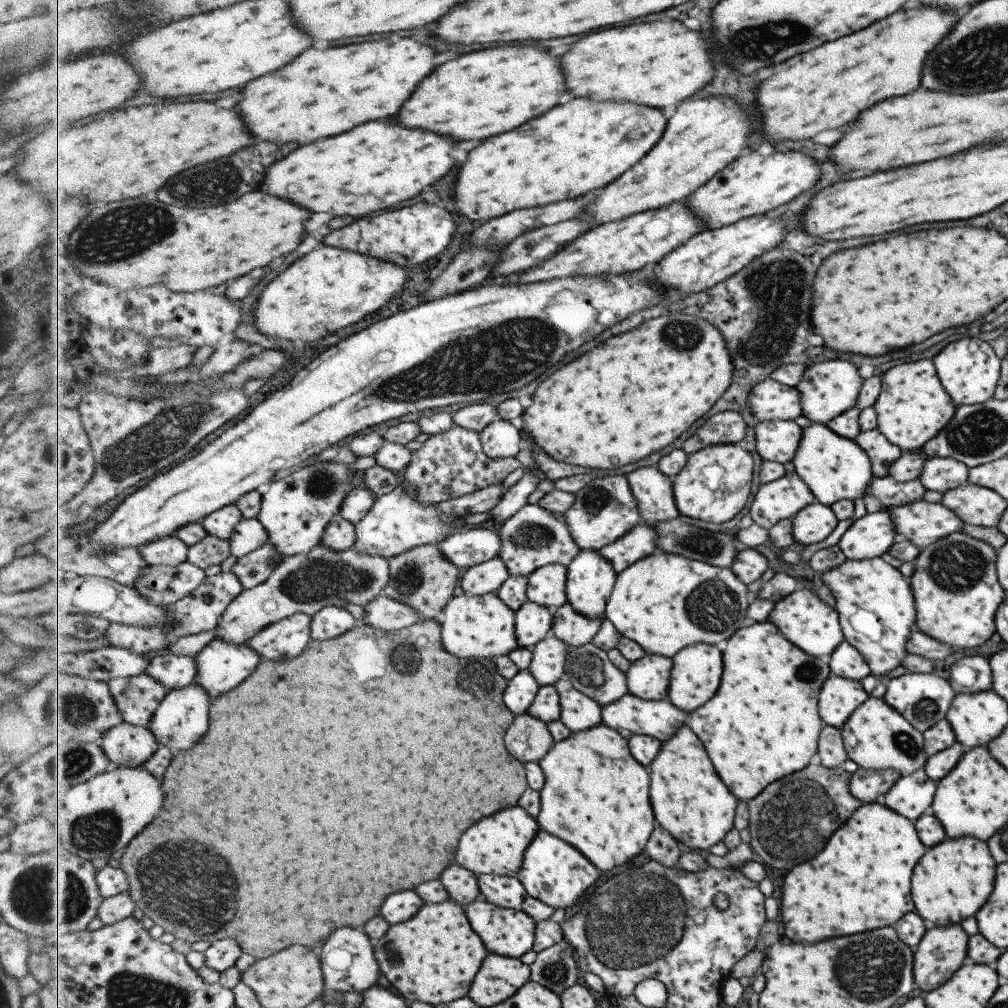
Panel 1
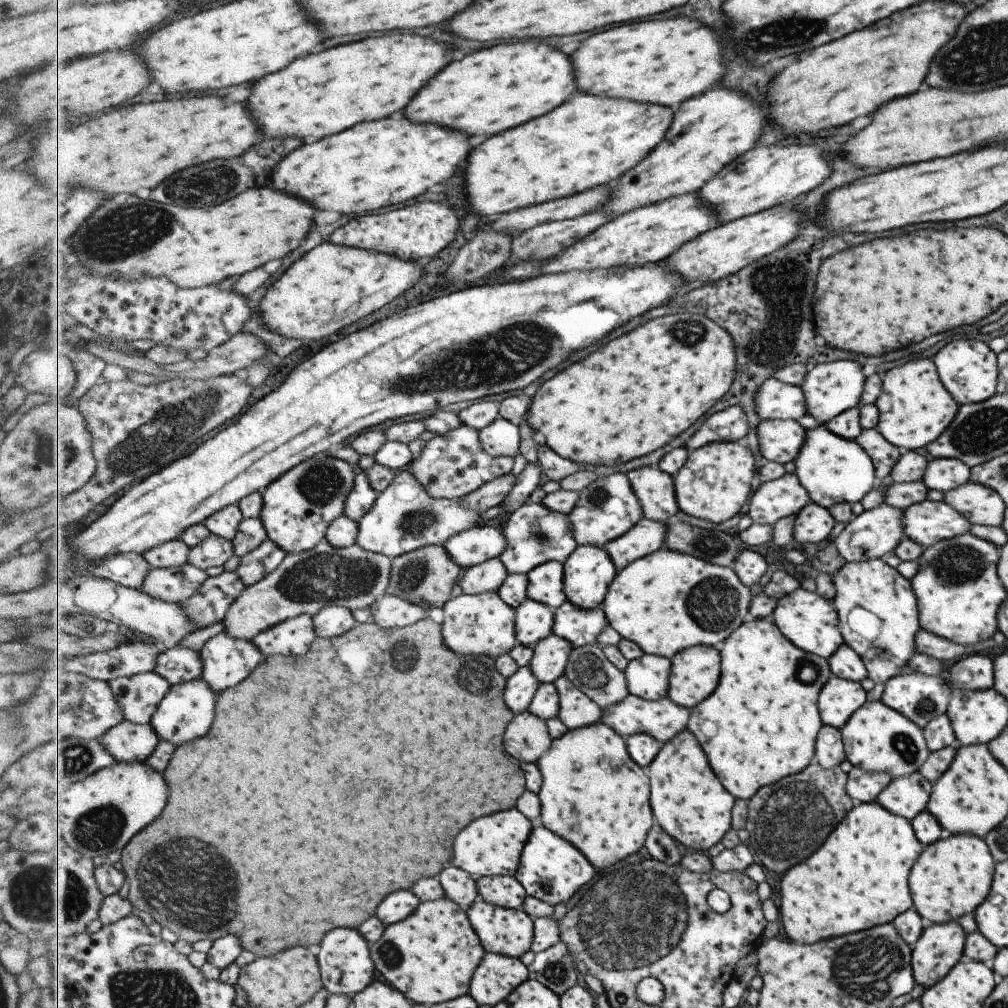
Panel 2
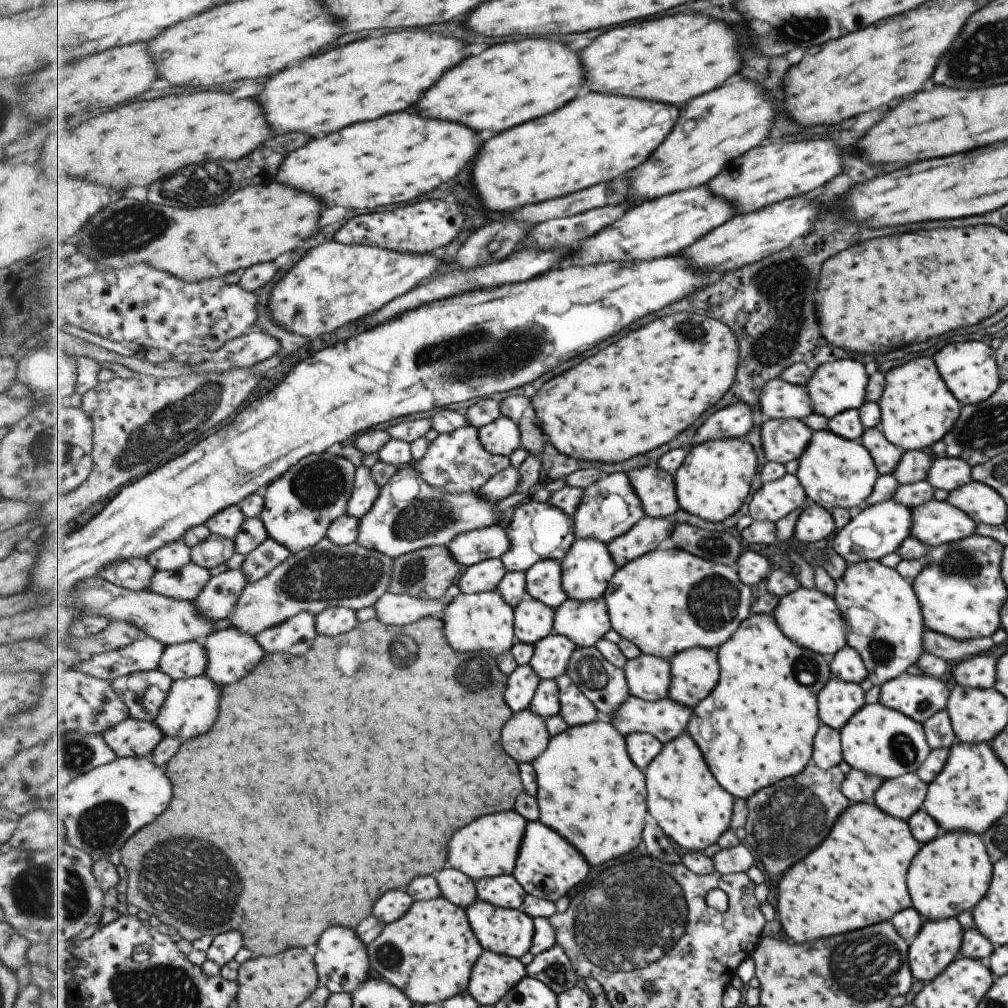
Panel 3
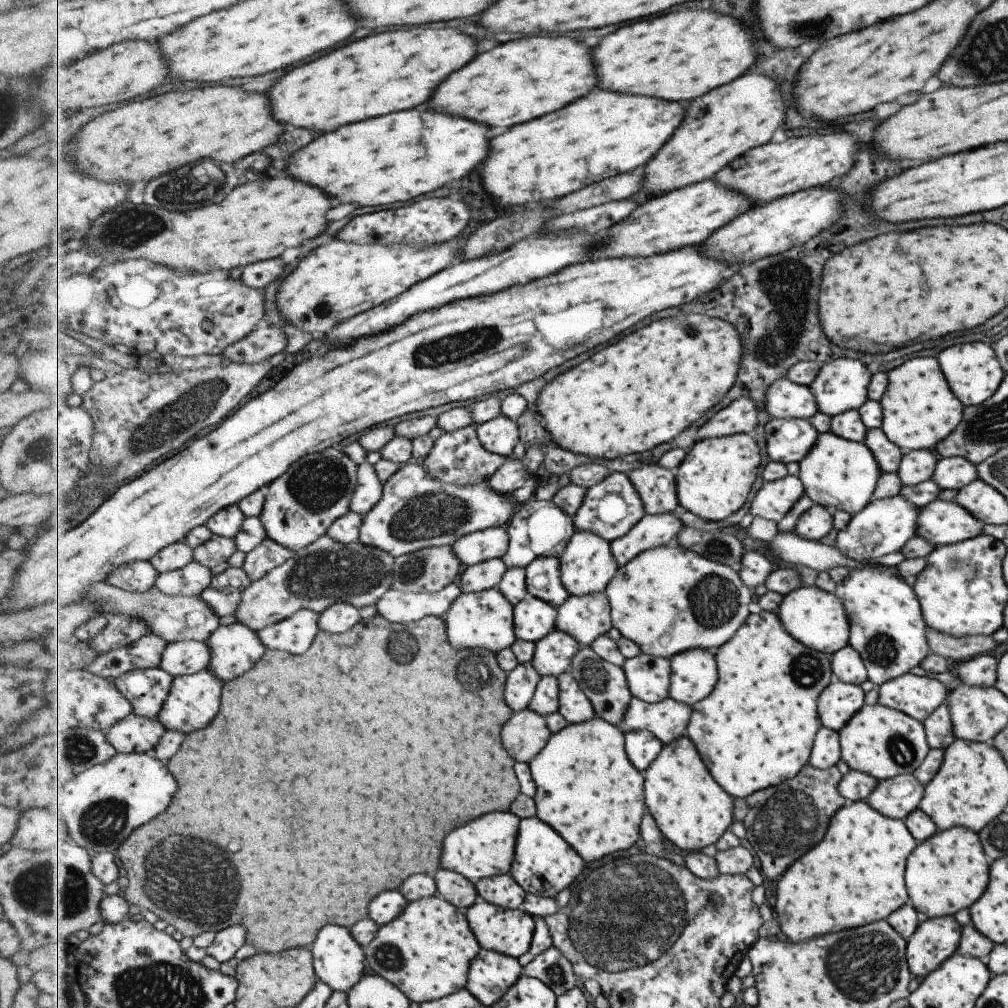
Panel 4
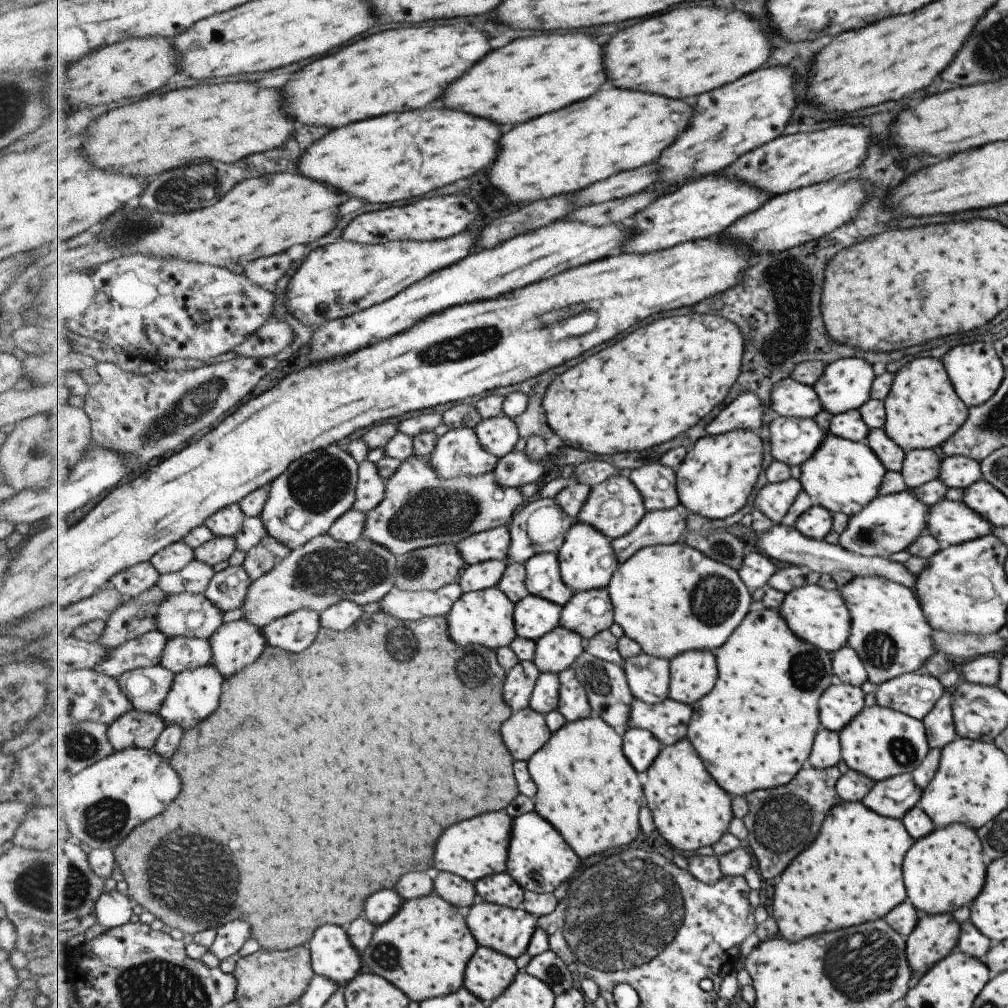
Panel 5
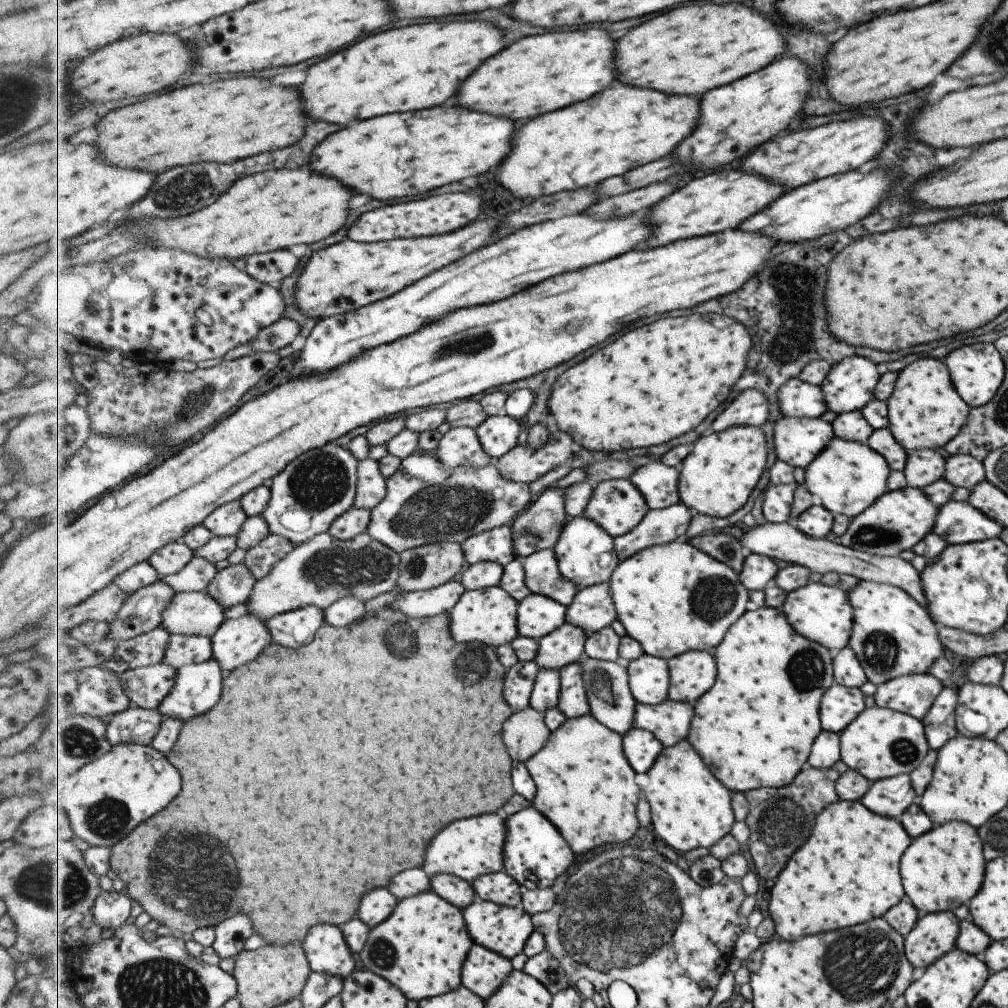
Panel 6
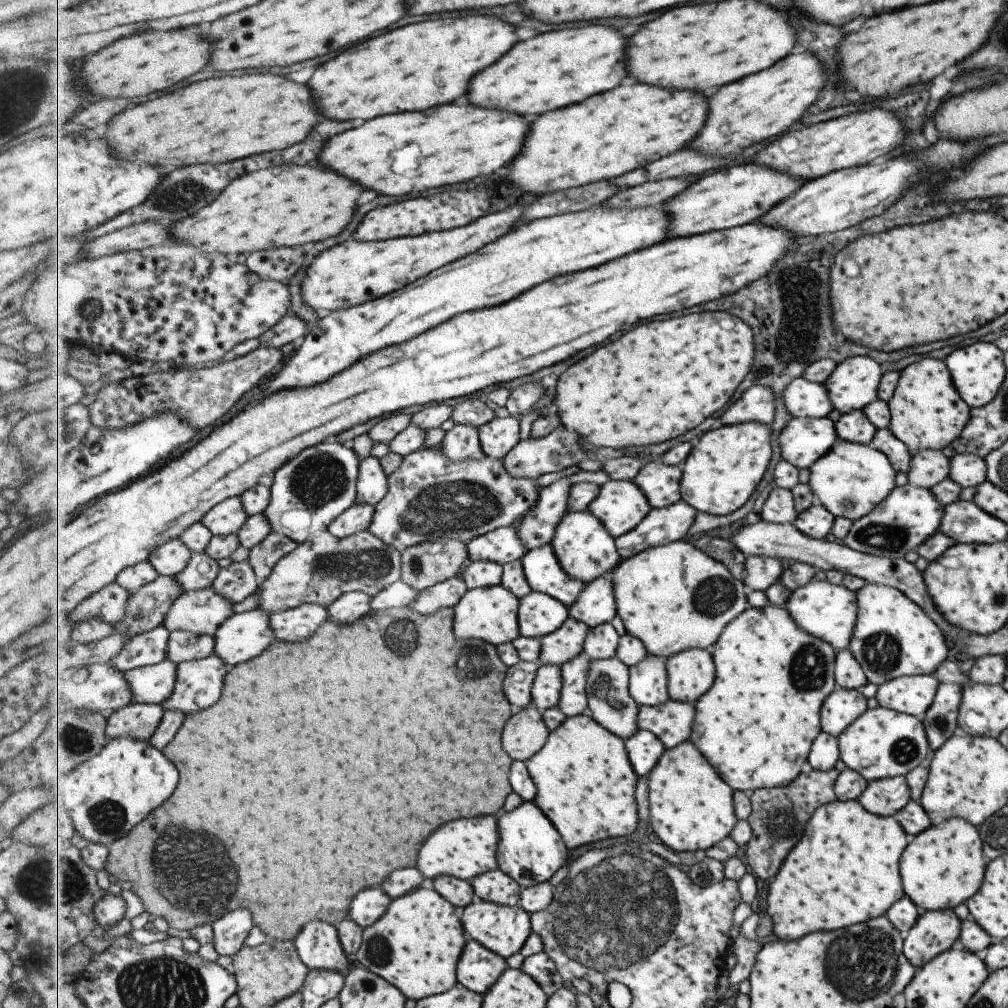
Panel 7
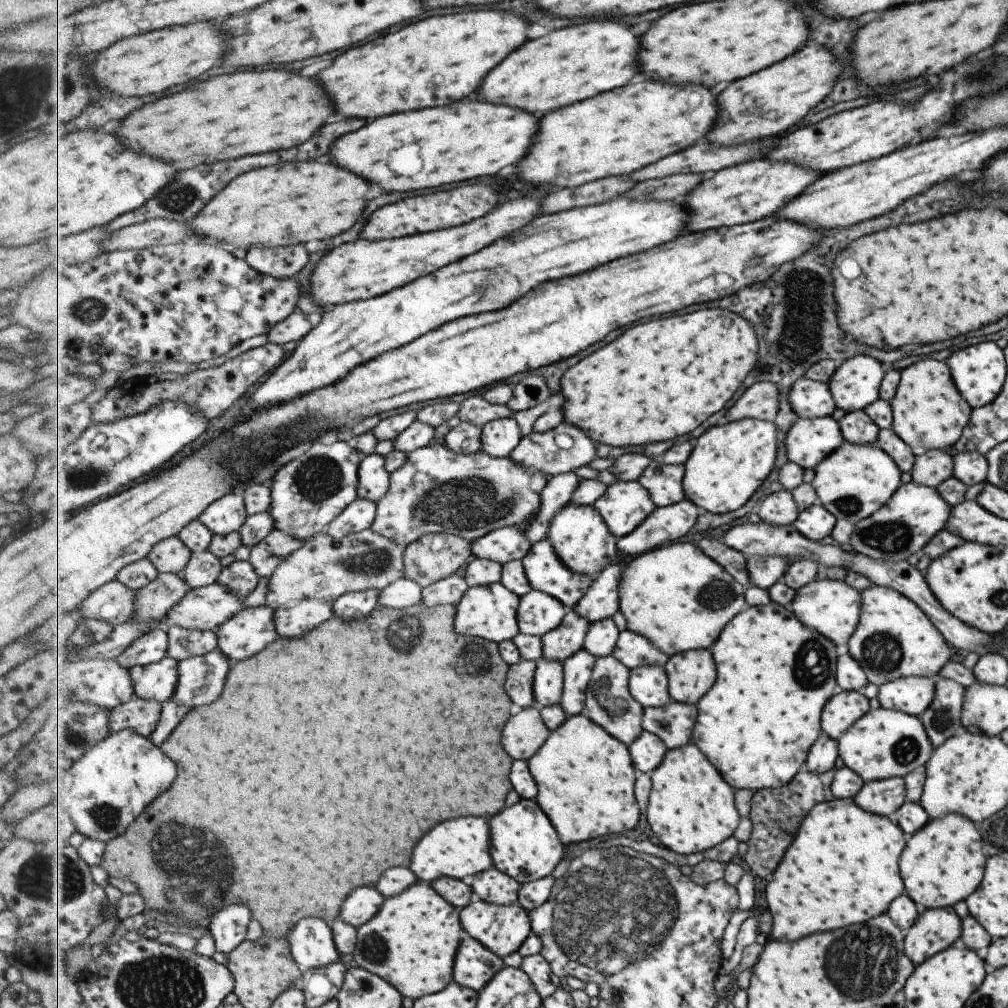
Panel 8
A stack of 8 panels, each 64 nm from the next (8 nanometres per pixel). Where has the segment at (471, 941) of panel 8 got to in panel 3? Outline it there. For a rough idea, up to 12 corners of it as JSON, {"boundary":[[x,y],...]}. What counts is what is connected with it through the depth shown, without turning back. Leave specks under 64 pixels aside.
{"boundary":[[484,950],[468,991],[494,1006],[527,976],[519,958]]}

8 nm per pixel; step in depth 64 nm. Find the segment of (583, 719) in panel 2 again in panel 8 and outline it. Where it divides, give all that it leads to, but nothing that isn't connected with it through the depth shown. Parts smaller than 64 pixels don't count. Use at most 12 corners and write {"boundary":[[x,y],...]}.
{"boundary":[[584,648],[564,663],[560,705],[569,717],[586,712],[597,659]]}

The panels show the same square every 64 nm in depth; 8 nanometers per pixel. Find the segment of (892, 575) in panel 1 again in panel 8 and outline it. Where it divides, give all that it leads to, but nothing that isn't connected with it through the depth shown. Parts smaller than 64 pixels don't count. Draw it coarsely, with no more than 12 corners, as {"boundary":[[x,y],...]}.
{"boundary":[[863,591],[851,658],[882,685],[936,678],[945,639],[906,596]]}

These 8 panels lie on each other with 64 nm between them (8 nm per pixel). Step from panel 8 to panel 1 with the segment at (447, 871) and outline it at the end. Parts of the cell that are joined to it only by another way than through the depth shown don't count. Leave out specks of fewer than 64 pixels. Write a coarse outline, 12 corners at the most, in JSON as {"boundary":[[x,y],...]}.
{"boundary":[[514,806],[483,818],[456,862],[517,877],[541,825]]}

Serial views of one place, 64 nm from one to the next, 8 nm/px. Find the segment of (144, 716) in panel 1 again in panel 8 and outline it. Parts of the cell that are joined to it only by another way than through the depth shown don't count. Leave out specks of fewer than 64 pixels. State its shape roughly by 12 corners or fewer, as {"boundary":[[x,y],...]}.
{"boundary":[[169,656],[130,669],[136,695],[161,704],[172,698],[180,662]]}

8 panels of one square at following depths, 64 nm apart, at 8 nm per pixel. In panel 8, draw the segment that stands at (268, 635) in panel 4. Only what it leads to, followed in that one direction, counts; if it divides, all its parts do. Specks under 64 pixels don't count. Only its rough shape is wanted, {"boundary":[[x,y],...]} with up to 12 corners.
{"boundary":[[307,599],[276,610],[281,637],[301,638],[333,617],[332,603]]}

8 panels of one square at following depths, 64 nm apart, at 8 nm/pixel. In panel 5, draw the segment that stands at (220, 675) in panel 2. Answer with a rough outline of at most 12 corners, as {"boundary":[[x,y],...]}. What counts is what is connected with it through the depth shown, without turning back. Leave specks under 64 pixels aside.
{"boundary":[[243,618],[211,638],[213,664],[227,678],[266,651],[262,629]]}

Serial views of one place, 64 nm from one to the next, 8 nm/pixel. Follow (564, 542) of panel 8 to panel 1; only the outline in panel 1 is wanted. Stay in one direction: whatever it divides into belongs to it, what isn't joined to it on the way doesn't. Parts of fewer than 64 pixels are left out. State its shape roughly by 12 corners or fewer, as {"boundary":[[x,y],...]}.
{"boundary":[[600,551],[568,567],[571,606],[605,619],[618,572]]}

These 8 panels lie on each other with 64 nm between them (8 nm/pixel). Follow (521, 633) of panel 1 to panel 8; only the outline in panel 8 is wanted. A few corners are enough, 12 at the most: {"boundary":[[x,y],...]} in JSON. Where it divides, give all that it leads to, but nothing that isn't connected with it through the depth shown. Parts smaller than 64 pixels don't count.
{"boundary":[[533,589],[518,608],[520,632],[542,637],[562,626],[569,608]]}

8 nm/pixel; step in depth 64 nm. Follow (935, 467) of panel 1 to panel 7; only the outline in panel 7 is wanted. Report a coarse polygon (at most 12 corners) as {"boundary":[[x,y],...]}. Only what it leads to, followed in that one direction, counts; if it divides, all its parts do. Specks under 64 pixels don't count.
{"boundary":[[949,454],[947,476],[961,488],[986,480],[982,458]]}

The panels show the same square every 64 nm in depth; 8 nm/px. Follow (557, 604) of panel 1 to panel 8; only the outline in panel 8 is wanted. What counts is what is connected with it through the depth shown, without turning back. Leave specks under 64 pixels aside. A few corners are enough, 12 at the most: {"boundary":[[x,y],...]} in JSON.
{"boundary":[[547,539],[522,561],[532,587],[569,609],[593,577],[573,572]]}

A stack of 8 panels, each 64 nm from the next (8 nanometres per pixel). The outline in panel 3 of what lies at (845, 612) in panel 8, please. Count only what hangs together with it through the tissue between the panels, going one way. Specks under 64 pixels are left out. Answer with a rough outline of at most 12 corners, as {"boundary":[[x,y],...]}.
{"boundary":[[799,587],[772,615],[801,648],[832,656],[846,646],[835,601]]}

